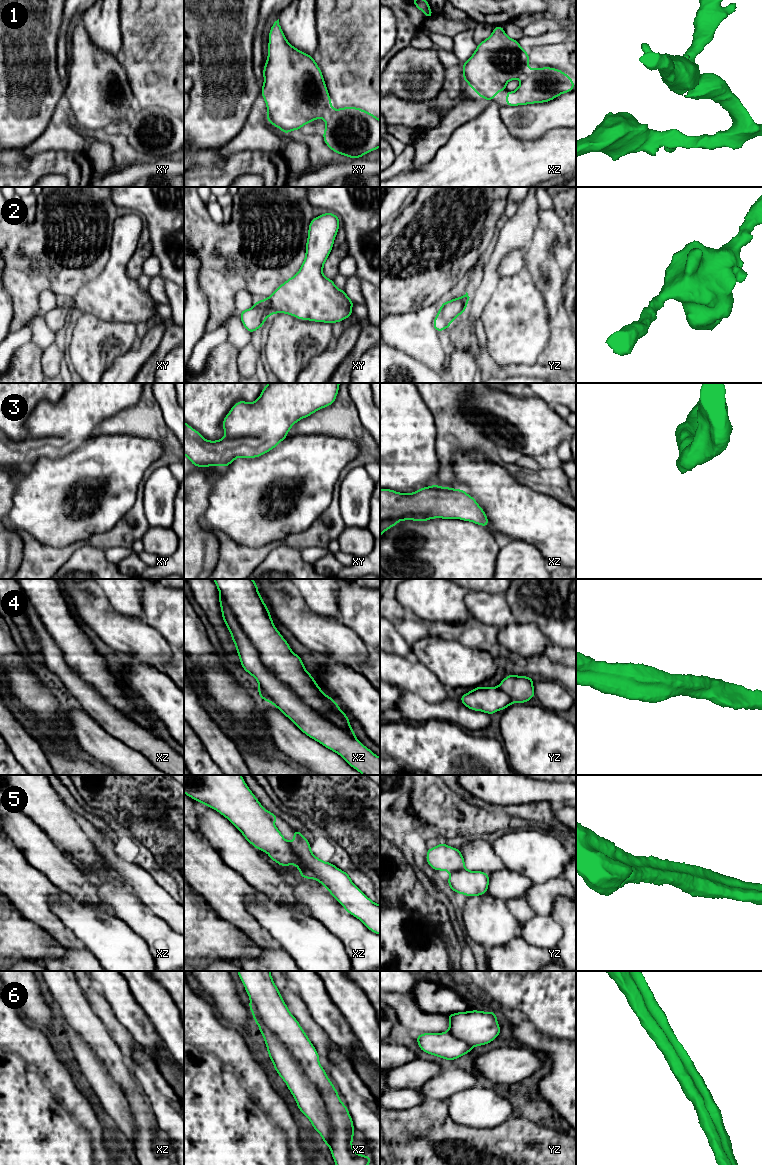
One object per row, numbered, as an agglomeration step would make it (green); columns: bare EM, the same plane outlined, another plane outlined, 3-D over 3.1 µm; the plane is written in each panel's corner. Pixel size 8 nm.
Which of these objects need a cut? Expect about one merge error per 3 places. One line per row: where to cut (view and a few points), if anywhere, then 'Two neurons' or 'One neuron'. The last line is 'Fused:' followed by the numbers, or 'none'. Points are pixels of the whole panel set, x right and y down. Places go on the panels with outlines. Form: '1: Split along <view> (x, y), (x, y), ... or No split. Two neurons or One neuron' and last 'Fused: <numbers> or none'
1: No split. One neuron
2: No split. One neuron
3: No split. One neuron
4: Split along xz (219, 593), (256, 649), (260, 660), (305, 704), (355, 738). Two neurons
5: Split along xz (287, 842), (294, 854), (318, 880). Two neurons
6: Split along xz (251, 1001), (322, 1098), (331, 1148). Two neurons
Fused: 4, 5, 6

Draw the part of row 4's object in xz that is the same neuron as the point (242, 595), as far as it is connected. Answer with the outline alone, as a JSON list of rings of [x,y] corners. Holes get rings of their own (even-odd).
[[[213,579],[213,581],[244,633],[257,649],[262,663],[288,686],[299,700],[311,707],[320,717],[331,721],[348,735],[356,738],[348,716],[339,708],[334,699],[321,690],[311,674],[305,669],[300,656],[292,652],[287,641],[275,627],[269,609],[258,591],[257,582],[252,579]]]

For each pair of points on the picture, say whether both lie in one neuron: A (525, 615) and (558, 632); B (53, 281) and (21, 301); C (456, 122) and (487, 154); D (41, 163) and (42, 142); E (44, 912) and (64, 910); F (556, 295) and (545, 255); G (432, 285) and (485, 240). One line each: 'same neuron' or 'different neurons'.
A: same neuron
B: same neuron
C: different neurons
D: different neurons
E: different neurons
F: same neuron
G: same neuron

